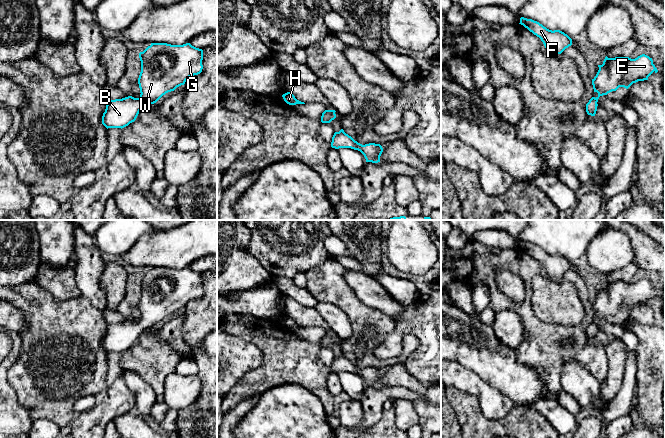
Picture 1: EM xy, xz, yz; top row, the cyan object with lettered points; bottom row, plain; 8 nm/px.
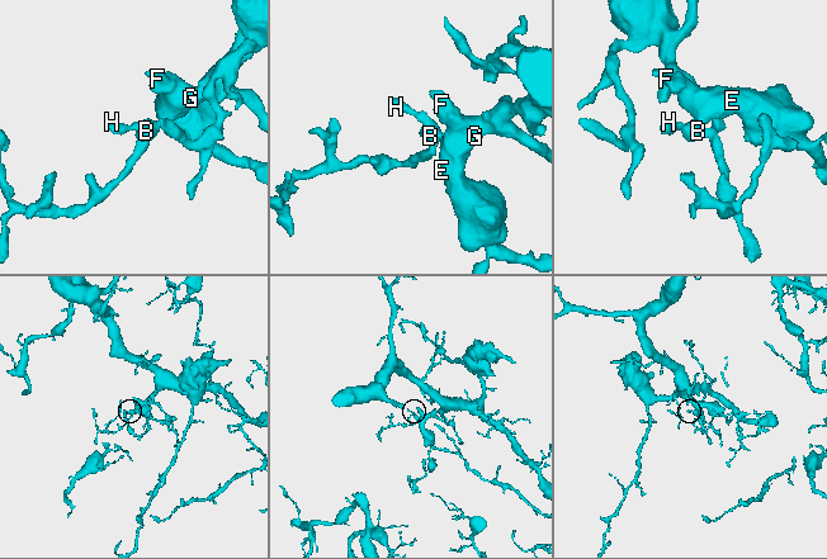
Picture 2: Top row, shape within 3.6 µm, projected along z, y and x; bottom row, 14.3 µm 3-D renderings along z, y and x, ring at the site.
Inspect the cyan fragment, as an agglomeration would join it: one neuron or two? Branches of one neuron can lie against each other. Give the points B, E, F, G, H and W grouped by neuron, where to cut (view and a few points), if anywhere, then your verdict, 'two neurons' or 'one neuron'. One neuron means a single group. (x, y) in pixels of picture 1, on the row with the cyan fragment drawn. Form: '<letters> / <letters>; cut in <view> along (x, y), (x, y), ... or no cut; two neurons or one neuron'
B E F G H W; no cut; one neuron

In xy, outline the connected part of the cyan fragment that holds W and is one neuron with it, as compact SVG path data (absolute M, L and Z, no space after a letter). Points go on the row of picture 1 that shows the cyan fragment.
M151 43L139 53L139 58L140 97L107 100L102 116L102 124L107 129L128 126L136 120L144 106L156 103L163 95L184 85L189 77L200 74L203 69L203 50L190 43Z

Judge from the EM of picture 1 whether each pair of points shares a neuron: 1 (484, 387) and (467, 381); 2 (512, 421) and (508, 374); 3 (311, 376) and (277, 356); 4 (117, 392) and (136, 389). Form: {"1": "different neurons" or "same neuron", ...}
{"1": "same neuron", "2": "different neurons", "3": "same neuron", "4": "different neurons"}

